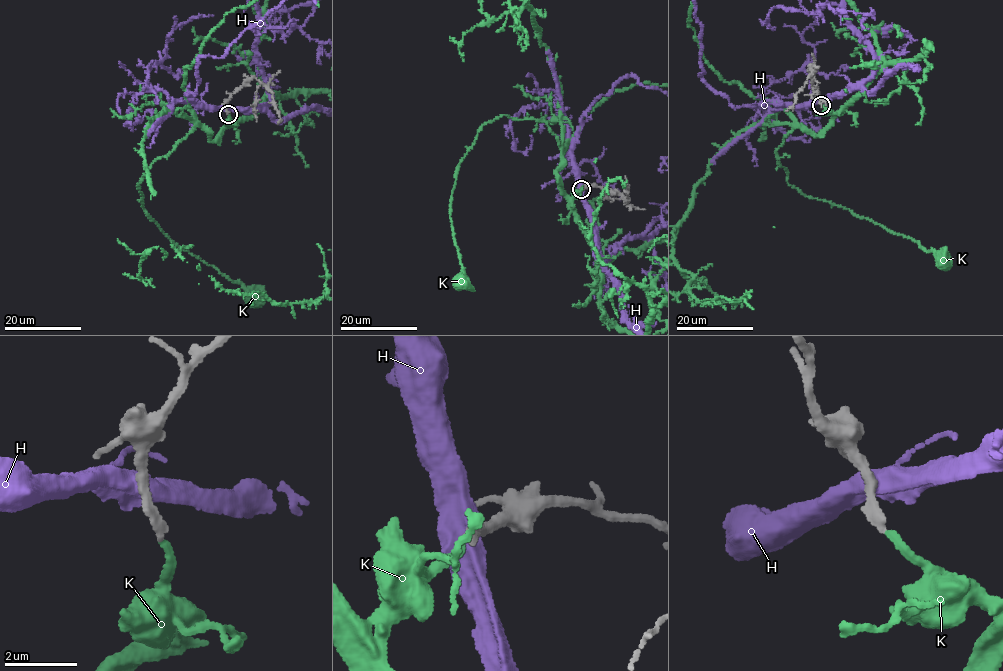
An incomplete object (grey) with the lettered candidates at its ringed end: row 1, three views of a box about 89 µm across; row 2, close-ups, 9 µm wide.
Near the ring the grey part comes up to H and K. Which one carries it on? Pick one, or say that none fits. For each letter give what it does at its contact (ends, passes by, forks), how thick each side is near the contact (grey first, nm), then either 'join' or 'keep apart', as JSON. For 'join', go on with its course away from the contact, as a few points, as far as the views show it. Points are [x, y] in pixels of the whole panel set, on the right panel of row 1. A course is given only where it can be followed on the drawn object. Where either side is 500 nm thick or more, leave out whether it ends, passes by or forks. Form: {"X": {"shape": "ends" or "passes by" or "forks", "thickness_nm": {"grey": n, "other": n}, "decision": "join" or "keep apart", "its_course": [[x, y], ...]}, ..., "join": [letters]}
{"H": {"shape": "forks", "thickness_nm": {"grey": 260, "other": 480}, "decision": "keep apart"}, "K": {"shape": "ends", "thickness_nm": {"grey": 200, "other": 200}, "decision": "join", "its_course": [[822, 104], [833, 114], [819, 135], [793, 127], [776, 151], [787, 182], [945, 258]]}, "join": ["K"]}

